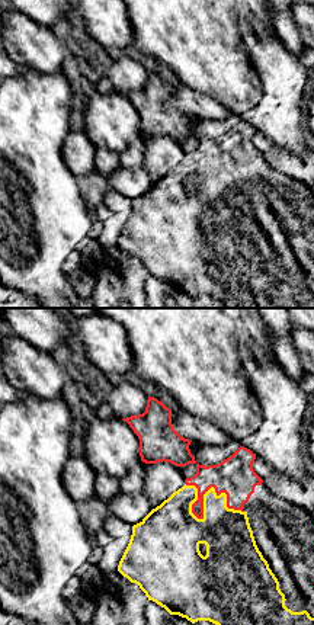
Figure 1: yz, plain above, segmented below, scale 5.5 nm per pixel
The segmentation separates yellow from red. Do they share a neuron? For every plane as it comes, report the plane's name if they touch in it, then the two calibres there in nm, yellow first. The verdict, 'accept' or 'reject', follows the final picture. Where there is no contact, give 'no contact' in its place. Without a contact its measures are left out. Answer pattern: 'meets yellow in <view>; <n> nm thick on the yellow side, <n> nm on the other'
meets yellow in yz; 320 nm thick on the yellow side, 220 nm on the other

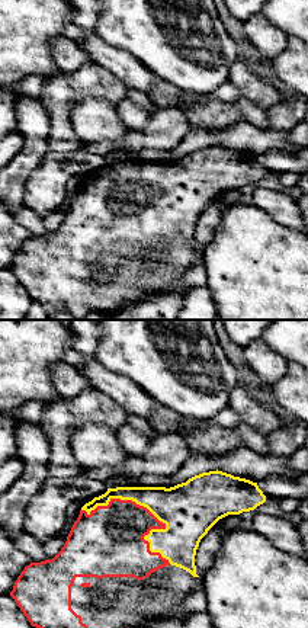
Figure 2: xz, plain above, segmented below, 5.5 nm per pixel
meets yellow in xz; 300 nm thick on the yellow side, 340 nm on the other

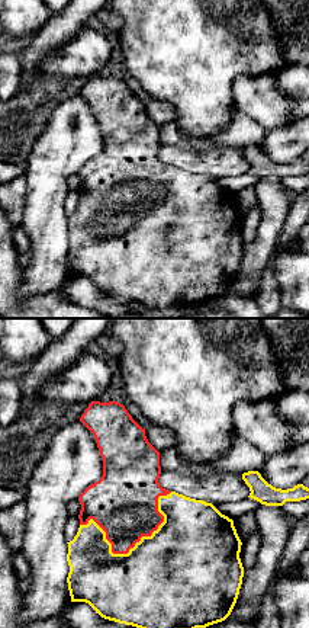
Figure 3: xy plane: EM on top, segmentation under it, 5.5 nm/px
meets yellow in xy; 500 nm thick on the yellow side, 380 nm on the other

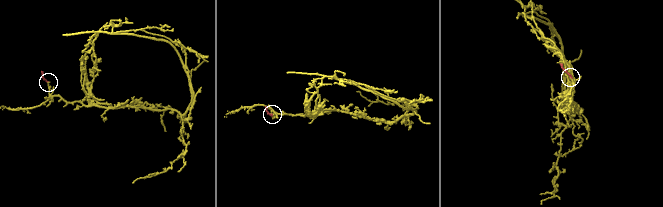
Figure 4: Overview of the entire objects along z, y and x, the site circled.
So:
accept

